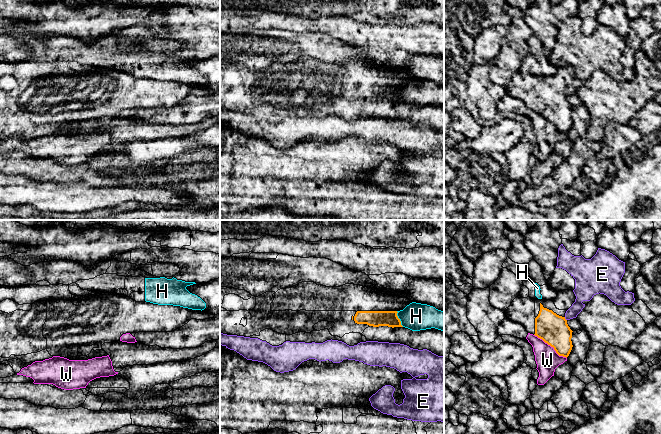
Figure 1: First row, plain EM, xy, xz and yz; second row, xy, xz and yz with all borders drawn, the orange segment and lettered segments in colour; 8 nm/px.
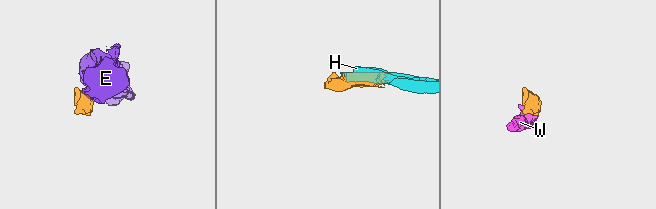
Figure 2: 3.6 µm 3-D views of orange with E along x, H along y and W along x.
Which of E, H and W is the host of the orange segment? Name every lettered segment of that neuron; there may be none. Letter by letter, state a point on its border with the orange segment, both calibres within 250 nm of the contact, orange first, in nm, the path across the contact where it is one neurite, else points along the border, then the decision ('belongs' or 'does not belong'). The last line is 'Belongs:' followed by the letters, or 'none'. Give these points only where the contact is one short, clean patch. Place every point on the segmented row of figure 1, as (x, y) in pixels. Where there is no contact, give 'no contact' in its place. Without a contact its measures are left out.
E: yz (565, 319) | 240/120 nm | does not belong
H: xz (399, 319) | 130/220 nm | does not belong
W: yz (551, 346) | 240/190 nm | does not belong
Belongs: none

